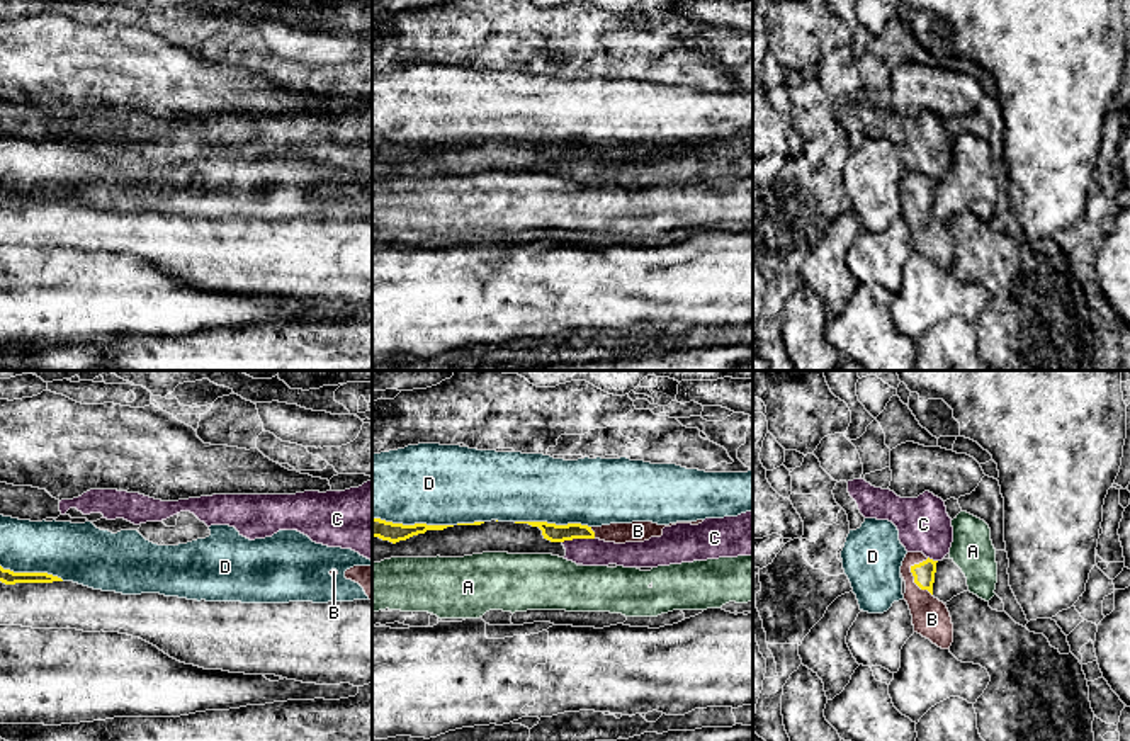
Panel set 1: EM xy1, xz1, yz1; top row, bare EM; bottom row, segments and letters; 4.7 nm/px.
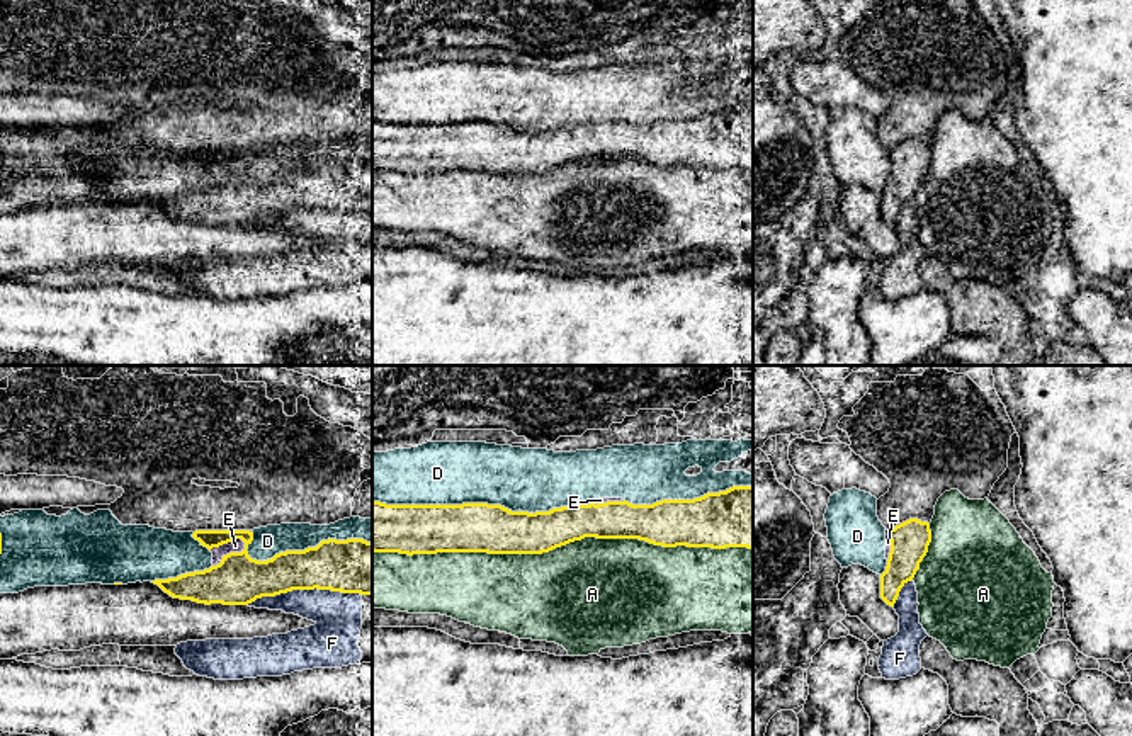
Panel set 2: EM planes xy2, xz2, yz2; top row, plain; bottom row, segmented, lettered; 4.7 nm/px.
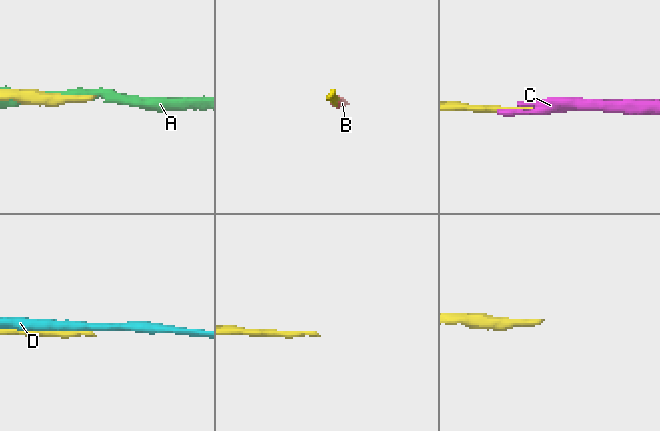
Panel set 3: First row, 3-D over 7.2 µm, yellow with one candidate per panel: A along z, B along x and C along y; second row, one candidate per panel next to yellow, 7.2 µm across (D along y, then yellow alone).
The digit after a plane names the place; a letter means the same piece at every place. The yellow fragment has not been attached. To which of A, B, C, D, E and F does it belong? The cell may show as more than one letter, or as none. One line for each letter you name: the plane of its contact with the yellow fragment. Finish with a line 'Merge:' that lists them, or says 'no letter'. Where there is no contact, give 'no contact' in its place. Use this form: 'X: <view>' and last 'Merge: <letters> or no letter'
B: yz1
Merge: B

